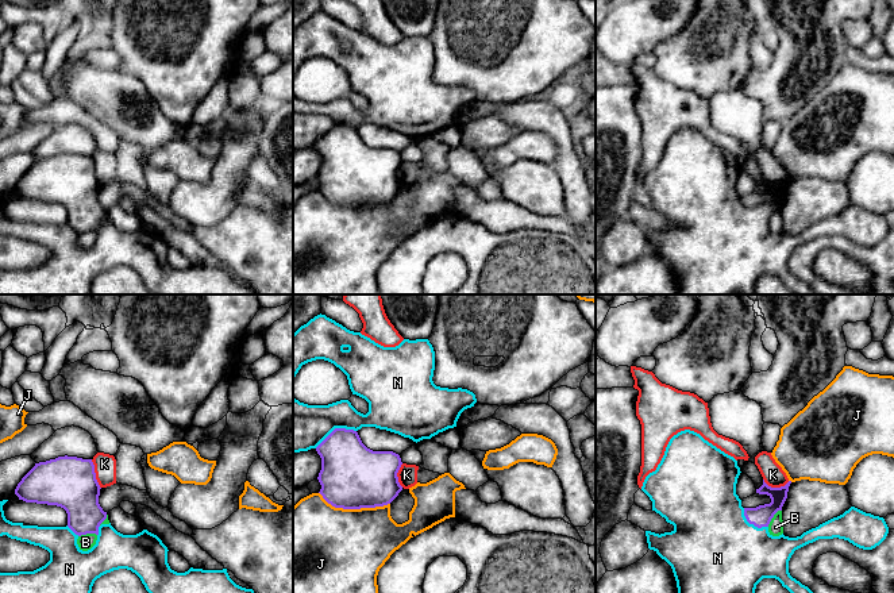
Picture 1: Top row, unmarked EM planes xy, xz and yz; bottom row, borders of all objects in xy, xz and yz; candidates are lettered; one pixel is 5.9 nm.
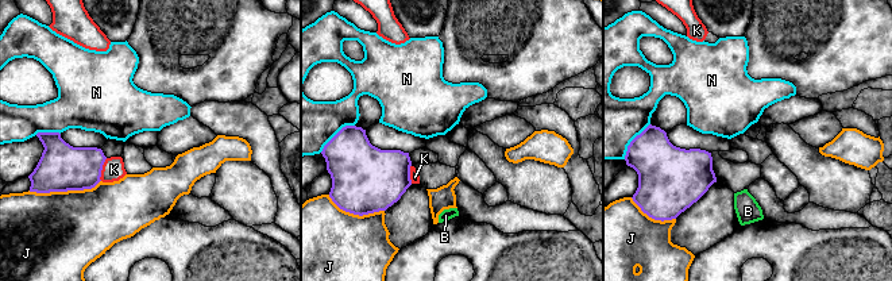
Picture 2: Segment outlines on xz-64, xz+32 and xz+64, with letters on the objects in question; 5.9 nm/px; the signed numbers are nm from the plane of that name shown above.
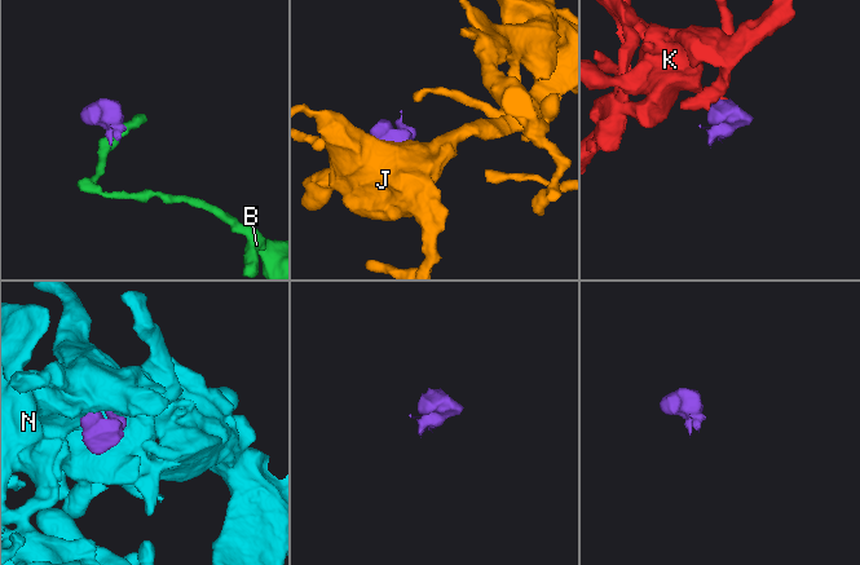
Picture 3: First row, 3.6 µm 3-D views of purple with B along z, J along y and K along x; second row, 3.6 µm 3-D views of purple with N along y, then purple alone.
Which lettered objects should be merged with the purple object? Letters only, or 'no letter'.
N

